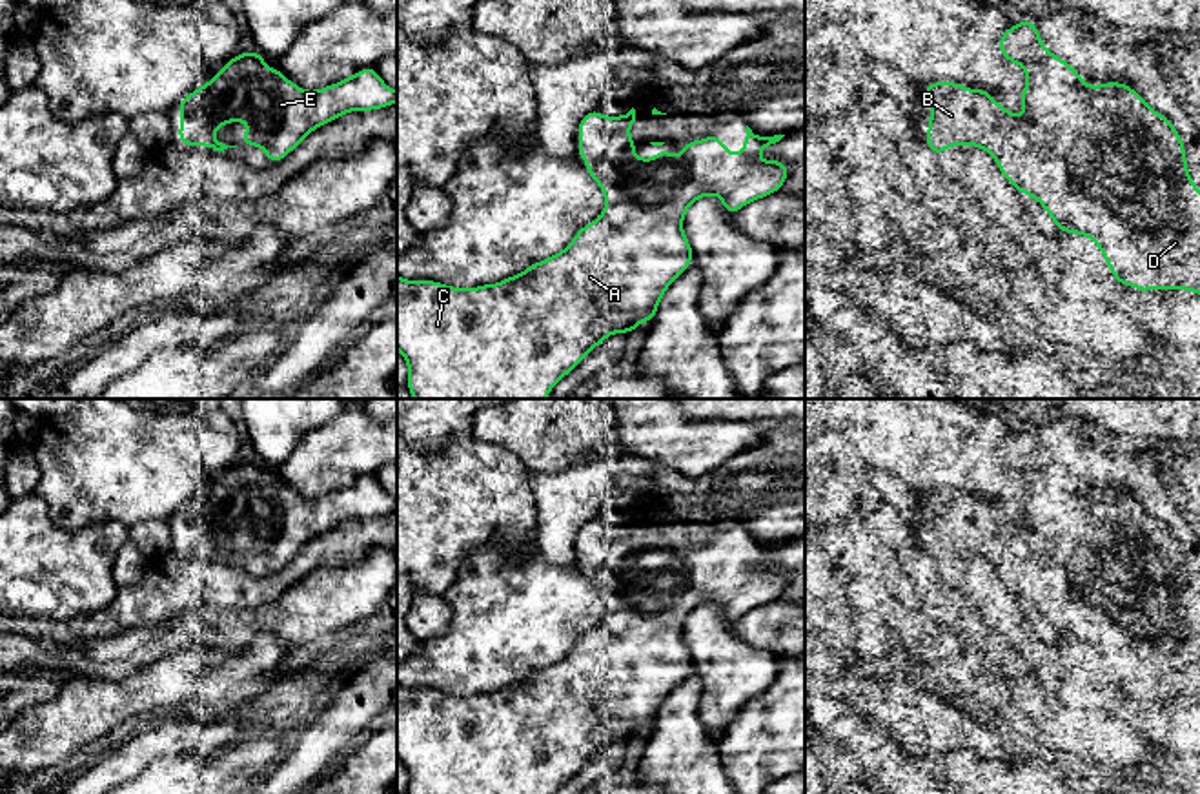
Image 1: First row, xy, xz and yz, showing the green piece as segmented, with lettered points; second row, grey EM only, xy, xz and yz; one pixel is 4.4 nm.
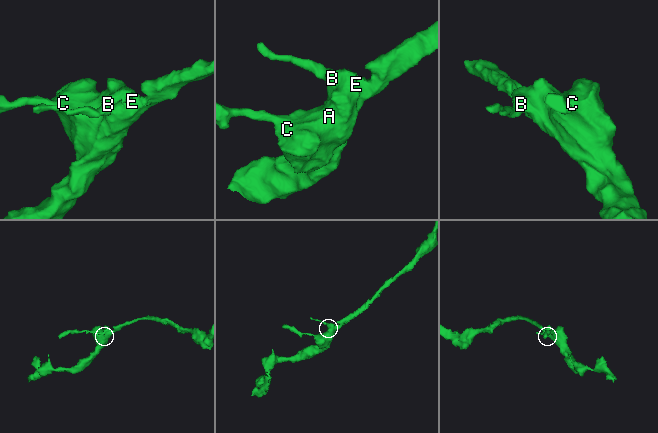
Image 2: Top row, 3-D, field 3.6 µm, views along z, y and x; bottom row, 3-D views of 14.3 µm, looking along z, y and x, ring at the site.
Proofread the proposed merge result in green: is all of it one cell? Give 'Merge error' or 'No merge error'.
No merge error

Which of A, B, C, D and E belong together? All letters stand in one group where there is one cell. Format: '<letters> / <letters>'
A B C D E

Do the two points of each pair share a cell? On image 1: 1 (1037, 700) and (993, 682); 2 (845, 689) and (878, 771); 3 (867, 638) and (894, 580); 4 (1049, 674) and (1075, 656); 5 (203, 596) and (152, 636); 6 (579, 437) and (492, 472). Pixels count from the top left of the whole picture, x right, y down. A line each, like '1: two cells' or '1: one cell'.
1: two cells
2: two cells
3: two cells
4: two cells
5: two cells
6: two cells

